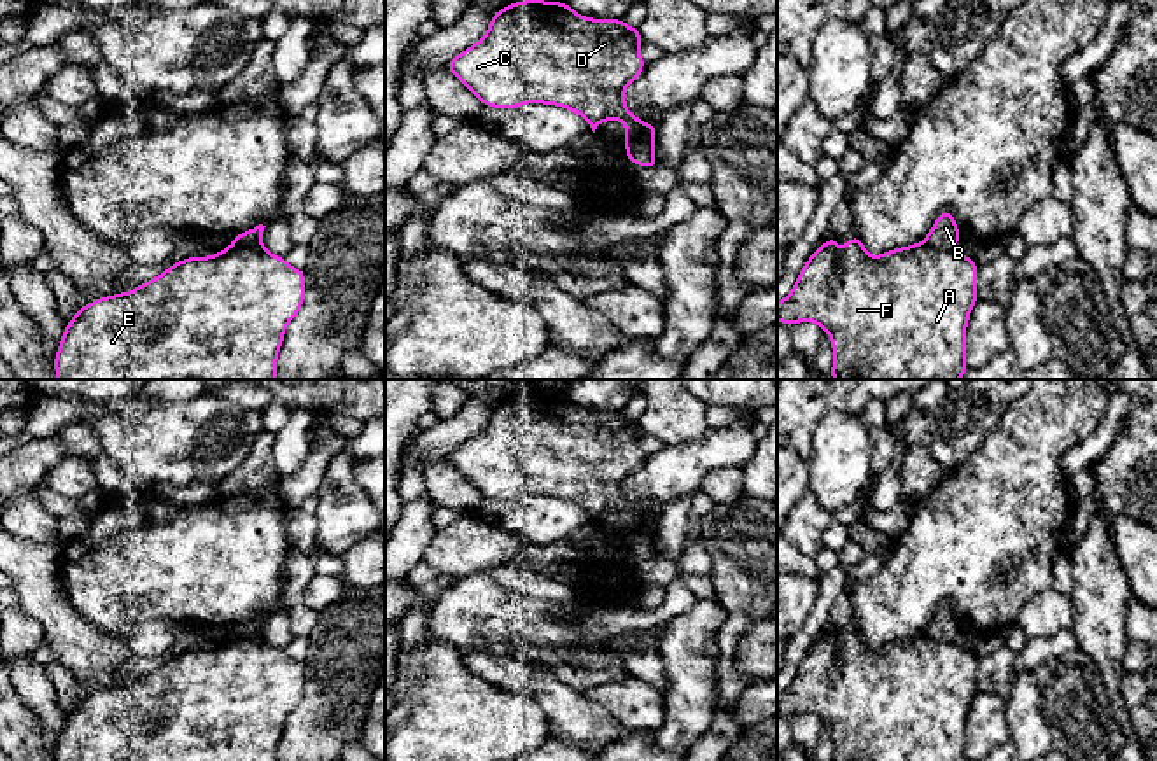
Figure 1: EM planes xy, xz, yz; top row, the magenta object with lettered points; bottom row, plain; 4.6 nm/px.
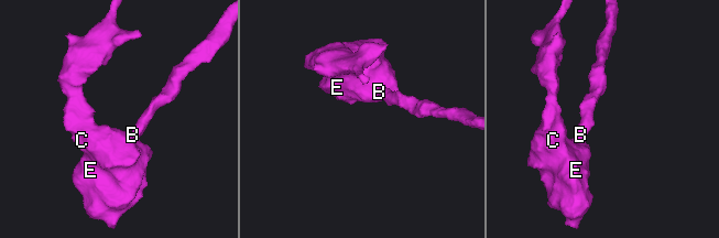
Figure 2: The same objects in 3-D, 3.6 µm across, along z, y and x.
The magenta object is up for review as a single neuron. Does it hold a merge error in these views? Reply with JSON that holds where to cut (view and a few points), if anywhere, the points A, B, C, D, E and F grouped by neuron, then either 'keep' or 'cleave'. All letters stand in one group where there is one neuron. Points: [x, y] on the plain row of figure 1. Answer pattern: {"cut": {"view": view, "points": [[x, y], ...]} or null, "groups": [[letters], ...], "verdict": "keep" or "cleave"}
{"cut": {"view": "xz", "points": [[652, 536], [634, 534], [627, 546]]}, "groups": [["A", "C", "D", "E", "F"], ["B"]], "verdict": "cleave"}

